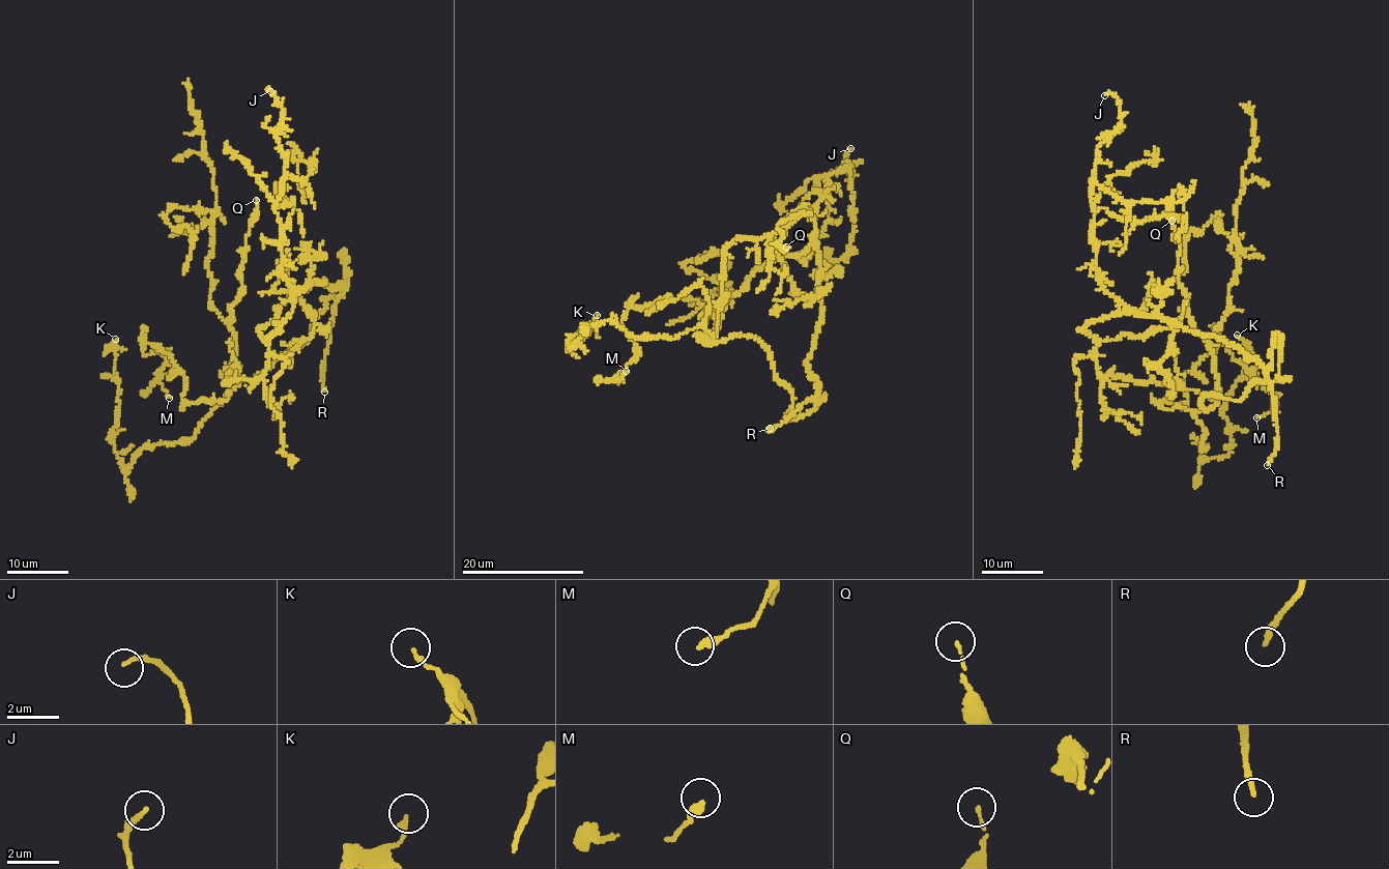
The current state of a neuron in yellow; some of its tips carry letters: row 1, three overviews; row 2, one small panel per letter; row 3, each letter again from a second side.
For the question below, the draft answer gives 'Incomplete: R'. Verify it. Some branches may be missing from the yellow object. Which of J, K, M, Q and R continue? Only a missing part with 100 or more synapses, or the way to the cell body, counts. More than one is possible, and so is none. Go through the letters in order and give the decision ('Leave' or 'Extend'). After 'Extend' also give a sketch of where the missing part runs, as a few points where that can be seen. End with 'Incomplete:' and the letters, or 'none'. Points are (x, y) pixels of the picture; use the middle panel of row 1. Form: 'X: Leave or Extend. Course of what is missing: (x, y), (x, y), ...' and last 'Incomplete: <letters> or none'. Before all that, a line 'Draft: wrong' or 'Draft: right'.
Draft: right
J: Leave
K: Leave
M: Leave
Q: Leave
R: Extend. Course of what is missing: (770, 428), (767, 438), (755, 447), (721, 466), (707, 462), (637, 487), (643, 495), (683, 518)
Incomplete: R

